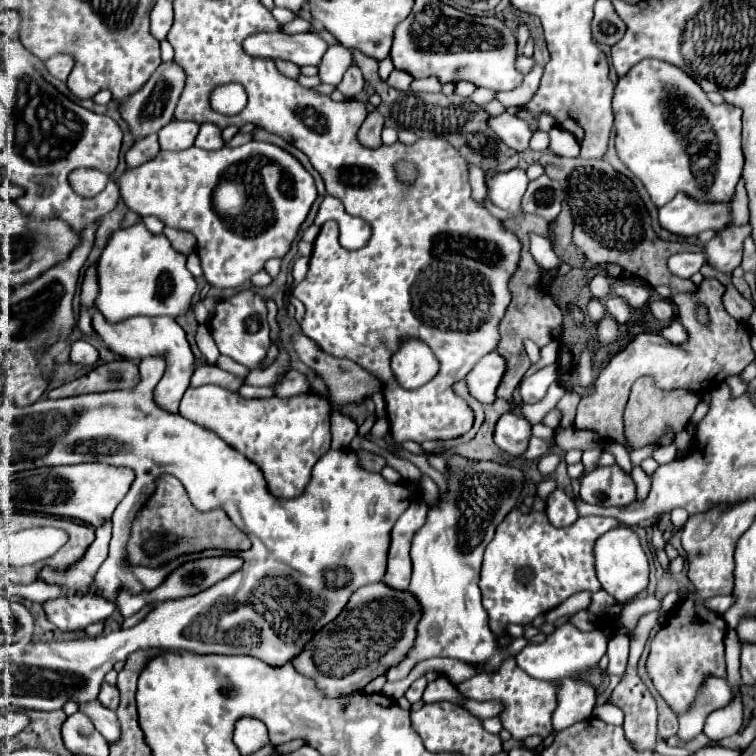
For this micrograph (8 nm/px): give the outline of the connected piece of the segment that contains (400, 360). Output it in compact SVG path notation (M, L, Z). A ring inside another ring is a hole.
M404 338L392 354L390 368L402 388L414 390L424 386L424 382L430 382L440 370L440 364L426 342Z

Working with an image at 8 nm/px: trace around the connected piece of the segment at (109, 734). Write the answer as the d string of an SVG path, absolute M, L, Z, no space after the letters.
M96 702L96 704L82 704L80 710L84 712L84 708L88 708L88 716L92 716L92 722L96 724L96 730L110 744L114 744L116 740L120 740L120 724L118 724L116 712L104 708L100 702Z

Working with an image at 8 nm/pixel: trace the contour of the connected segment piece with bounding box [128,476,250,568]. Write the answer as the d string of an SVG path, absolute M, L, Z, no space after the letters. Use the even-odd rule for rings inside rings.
M160 476L160 482L156 484L156 492L148 498L148 504L144 504L144 508L138 512L134 526L132 526L132 538L128 542L128 560L130 564L144 564L144 566L160 566L176 556L182 554L192 554L192 552L200 552L206 548L220 548L220 550L248 550L250 548L250 538L238 530L232 520L228 518L228 514L222 508L214 508L208 512L200 512L192 506L184 486L180 480L176 480L174 476ZM166 528L178 528L178 546L166 548L162 550L158 556L148 556L144 552L144 542L148 542L152 536L160 536L164 532L168 532Z

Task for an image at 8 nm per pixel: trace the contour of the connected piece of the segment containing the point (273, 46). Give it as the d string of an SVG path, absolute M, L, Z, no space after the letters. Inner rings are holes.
M256 32L244 40L244 50L254 58L288 60L298 66L318 66L326 42L312 34L282 34L282 32Z

